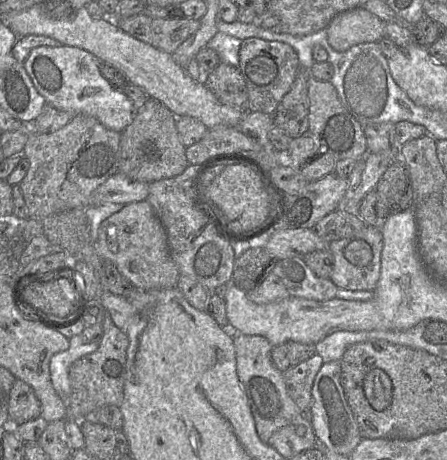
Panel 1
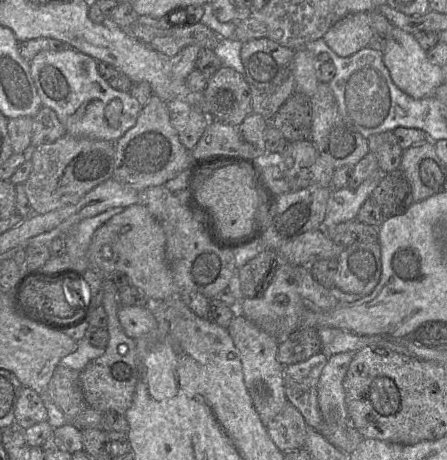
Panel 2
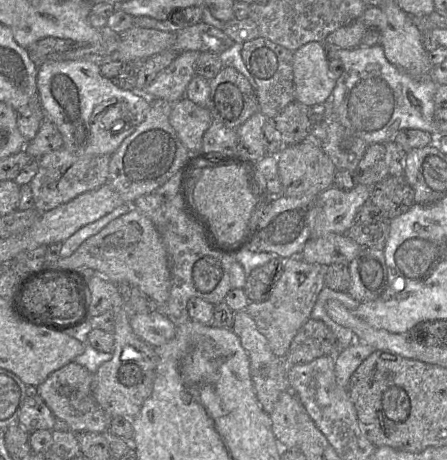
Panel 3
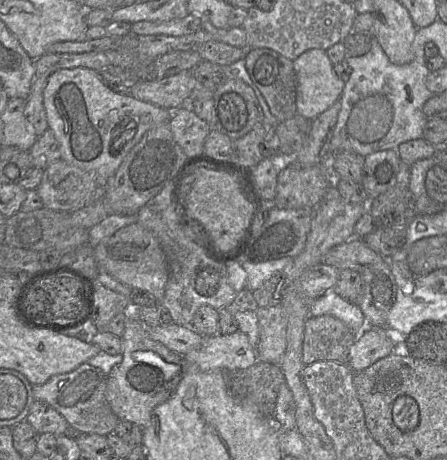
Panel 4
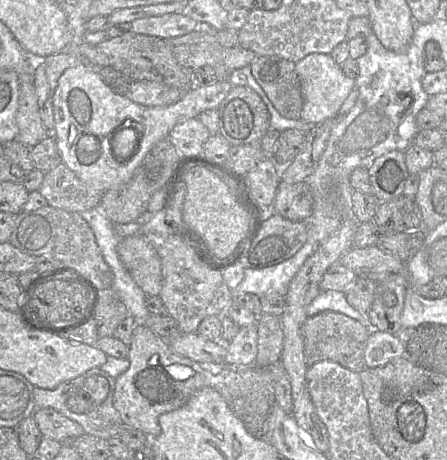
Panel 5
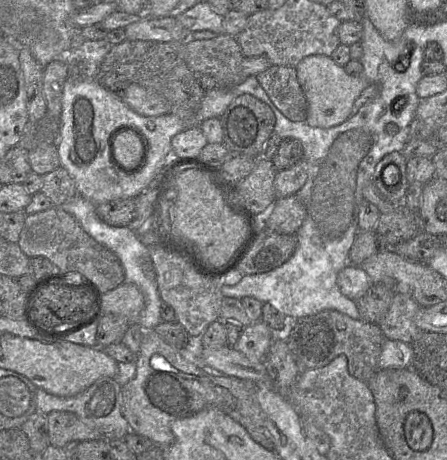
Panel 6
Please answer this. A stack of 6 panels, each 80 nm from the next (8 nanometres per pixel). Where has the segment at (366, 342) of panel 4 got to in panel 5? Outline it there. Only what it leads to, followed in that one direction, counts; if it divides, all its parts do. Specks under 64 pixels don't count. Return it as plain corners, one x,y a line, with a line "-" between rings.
372,330
364,352
366,366
375,368
389,361
405,356
405,346
398,336
387,332

